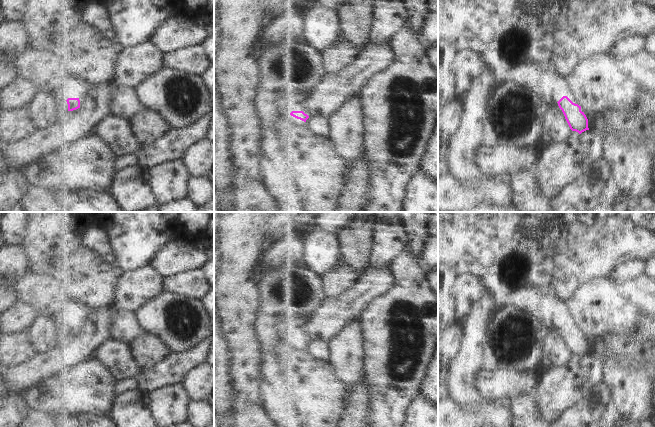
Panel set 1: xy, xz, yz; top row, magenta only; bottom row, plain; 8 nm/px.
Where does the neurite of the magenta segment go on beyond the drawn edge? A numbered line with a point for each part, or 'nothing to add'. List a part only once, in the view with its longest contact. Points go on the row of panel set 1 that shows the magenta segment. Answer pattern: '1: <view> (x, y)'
1: xy (70, 88)

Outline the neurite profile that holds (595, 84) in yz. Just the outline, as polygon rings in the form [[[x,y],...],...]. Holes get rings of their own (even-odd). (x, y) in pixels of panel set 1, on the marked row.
[[[597,54],[580,61],[564,81],[566,96],[583,108],[588,116],[588,128],[593,129],[590,115],[608,115],[614,120],[622,119],[622,110],[633,106],[636,101],[644,100],[647,91],[638,87],[619,72],[614,60],[606,54]]]

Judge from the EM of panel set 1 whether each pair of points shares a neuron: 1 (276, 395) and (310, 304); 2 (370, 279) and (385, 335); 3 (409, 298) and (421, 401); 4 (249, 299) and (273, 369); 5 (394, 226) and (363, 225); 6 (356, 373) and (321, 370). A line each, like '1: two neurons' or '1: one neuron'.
1: one neuron
2: two neurons
3: two neurons
4: two neurons
5: two neurons
6: two neurons

